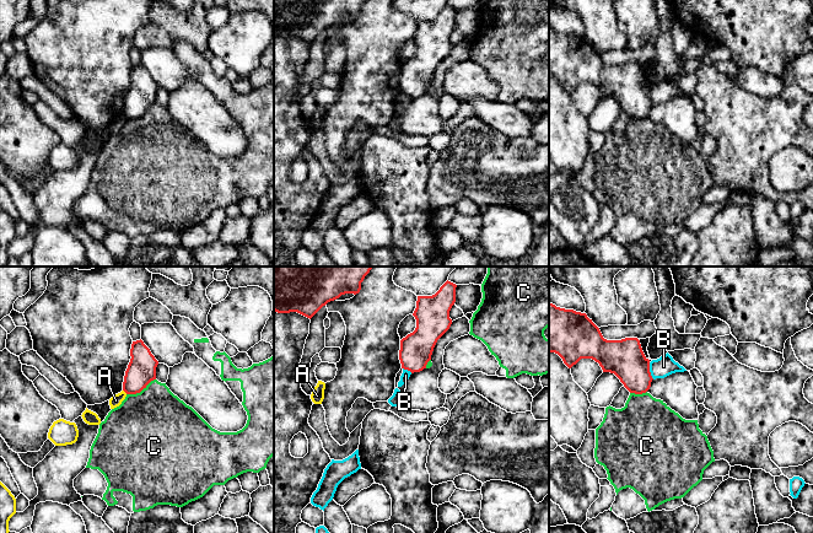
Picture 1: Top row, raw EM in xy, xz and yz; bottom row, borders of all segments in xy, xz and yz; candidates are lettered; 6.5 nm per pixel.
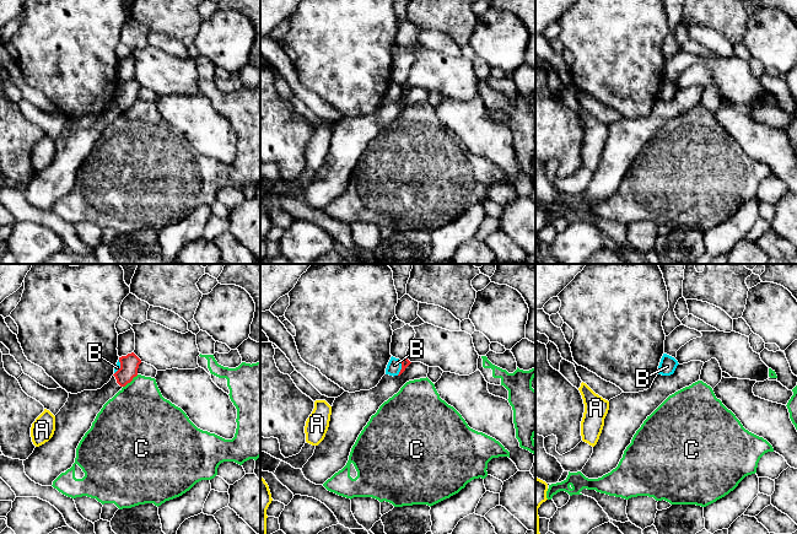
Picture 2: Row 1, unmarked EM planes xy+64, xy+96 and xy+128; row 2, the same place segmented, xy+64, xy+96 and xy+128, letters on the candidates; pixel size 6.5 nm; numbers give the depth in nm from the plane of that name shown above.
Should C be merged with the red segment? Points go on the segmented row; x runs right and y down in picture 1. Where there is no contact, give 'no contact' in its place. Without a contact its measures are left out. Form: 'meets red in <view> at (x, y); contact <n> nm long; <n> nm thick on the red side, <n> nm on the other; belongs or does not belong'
meets red in xy at (140, 391); contact 220 nm long; 190 nm thick on the red side, 480 nm on the other; does not belong

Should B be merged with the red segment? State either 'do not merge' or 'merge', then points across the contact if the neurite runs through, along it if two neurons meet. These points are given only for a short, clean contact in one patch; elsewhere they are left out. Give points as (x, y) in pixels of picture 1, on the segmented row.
do not merge; border along yz (649, 362), (649, 370), (653, 378)

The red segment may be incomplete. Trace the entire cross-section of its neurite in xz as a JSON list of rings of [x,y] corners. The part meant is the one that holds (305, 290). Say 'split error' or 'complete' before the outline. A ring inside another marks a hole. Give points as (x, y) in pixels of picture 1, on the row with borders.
complete | [[[274,266],[274,311],[297,312],[312,318],[328,302],[345,294],[359,294],[372,266]]]

